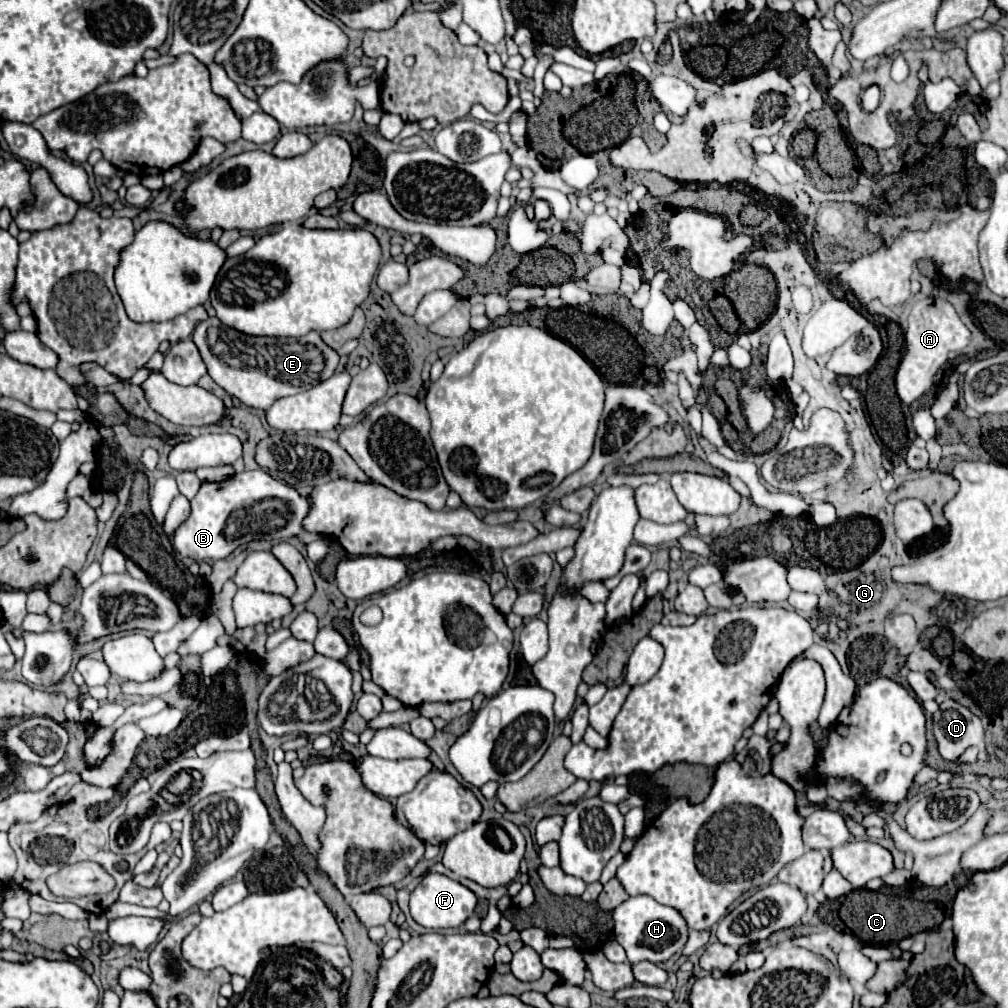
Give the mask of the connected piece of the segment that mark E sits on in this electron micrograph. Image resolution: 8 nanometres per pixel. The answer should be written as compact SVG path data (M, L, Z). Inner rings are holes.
M208 318L194 328L192 340L214 382L256 410L268 410L278 398L314 388L322 378L330 378L338 366L338 354L322 344L318 332L300 338L256 338L240 332L234 336L218 318Z

